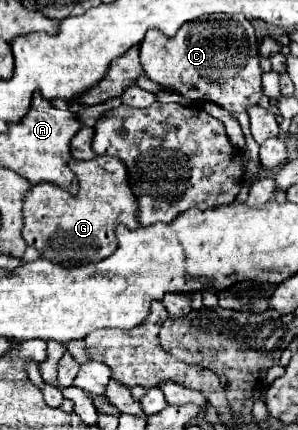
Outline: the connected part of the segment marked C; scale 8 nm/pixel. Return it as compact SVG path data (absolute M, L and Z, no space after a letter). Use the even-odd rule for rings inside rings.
M202 17L198 21L190 21L178 29L174 37L166 37L158 33L158 29L150 29L144 41L140 43L140 61L146 69L148 79L178 91L180 95L196 101L212 101L228 111L242 113L248 107L260 101L262 93L262 69L258 65L258 47L254 39L254 27L246 17Z

